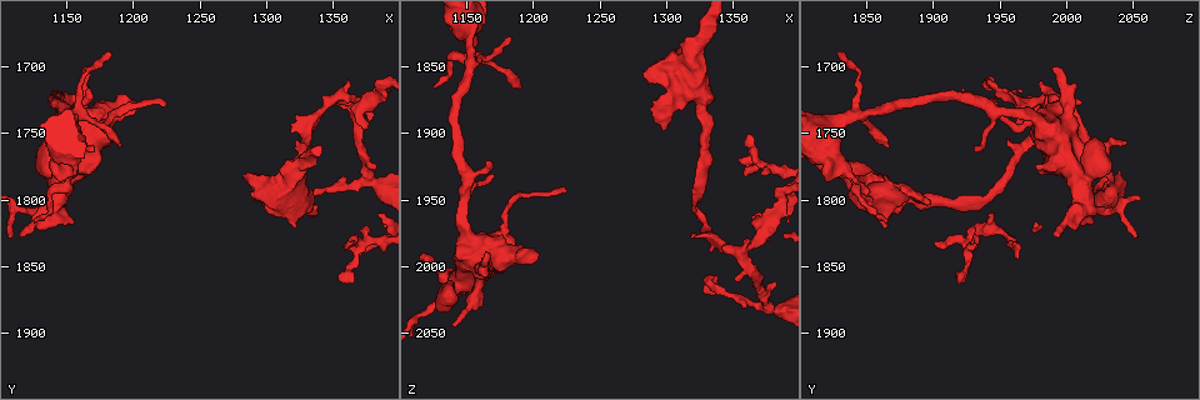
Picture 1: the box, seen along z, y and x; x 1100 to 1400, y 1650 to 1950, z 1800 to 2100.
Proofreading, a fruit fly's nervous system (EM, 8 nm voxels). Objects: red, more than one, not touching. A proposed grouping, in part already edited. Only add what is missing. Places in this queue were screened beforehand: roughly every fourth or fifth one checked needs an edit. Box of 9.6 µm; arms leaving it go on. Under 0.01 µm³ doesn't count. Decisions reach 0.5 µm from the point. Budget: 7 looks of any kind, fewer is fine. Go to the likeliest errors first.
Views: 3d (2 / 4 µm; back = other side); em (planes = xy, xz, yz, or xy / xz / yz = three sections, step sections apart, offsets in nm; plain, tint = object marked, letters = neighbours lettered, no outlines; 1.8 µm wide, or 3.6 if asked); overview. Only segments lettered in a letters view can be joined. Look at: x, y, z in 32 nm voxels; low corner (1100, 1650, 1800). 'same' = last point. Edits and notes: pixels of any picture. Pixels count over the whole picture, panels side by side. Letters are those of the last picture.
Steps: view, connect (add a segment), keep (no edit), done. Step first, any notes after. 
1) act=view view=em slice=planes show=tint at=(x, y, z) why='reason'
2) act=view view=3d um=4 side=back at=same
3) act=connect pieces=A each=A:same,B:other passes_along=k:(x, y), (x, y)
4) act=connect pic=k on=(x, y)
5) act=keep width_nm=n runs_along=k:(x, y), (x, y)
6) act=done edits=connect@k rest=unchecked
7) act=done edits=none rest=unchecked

act=view view=em um=3.6 slice=planes show=letters at=(1338, 1812, 2022) why='thin end'

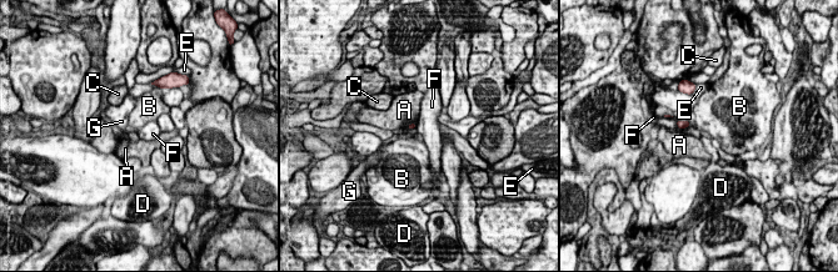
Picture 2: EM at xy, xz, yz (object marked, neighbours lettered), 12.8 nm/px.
act=keep each=A:other,B:other,C:other,D:other,E:other,F:other,G:other found='no lettered segment goes on from it'

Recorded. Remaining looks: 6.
act=view view=em slice=planes show=letters at=(1384, 1810, 1940) why='branch stops here'

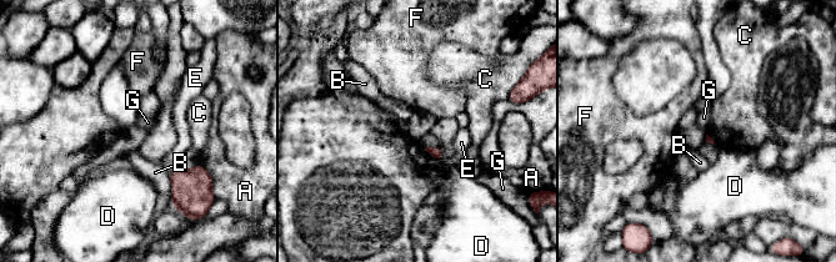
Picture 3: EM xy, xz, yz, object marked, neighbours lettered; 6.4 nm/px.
act=keep each=A:other,B:other,C:other,D:other,E:other,F:other,G:other border=3:(439, 146), (426, 146), (424, 149) found='no lettered segment goes on from it'

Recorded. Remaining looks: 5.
act=view view=em um=3.6 slice=planes show=letters at=(1284, 1784, 1856) why='free end'

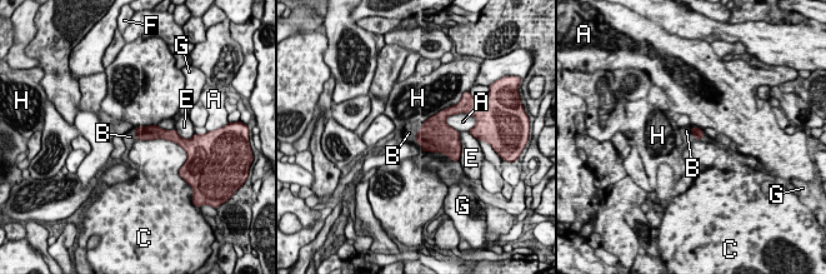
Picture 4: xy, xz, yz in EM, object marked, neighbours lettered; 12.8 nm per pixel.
act=connect pieces=B width_nm=130 each=A:other,B:same,C:other,E:other,F:other,G:other,H:other found='the neuron continues'

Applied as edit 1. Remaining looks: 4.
act=done edits=connect@4 rest=unchecked

